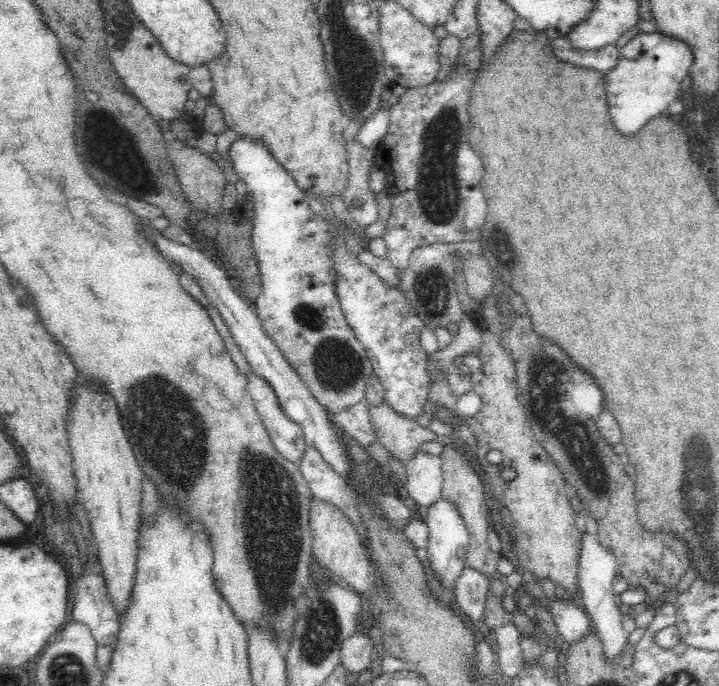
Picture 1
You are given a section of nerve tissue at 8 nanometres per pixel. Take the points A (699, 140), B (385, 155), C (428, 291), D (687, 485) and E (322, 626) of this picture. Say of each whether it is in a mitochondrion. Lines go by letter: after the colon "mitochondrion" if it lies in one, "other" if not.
A: other
B: other
C: mitochondrion
D: other
E: mitochondrion

